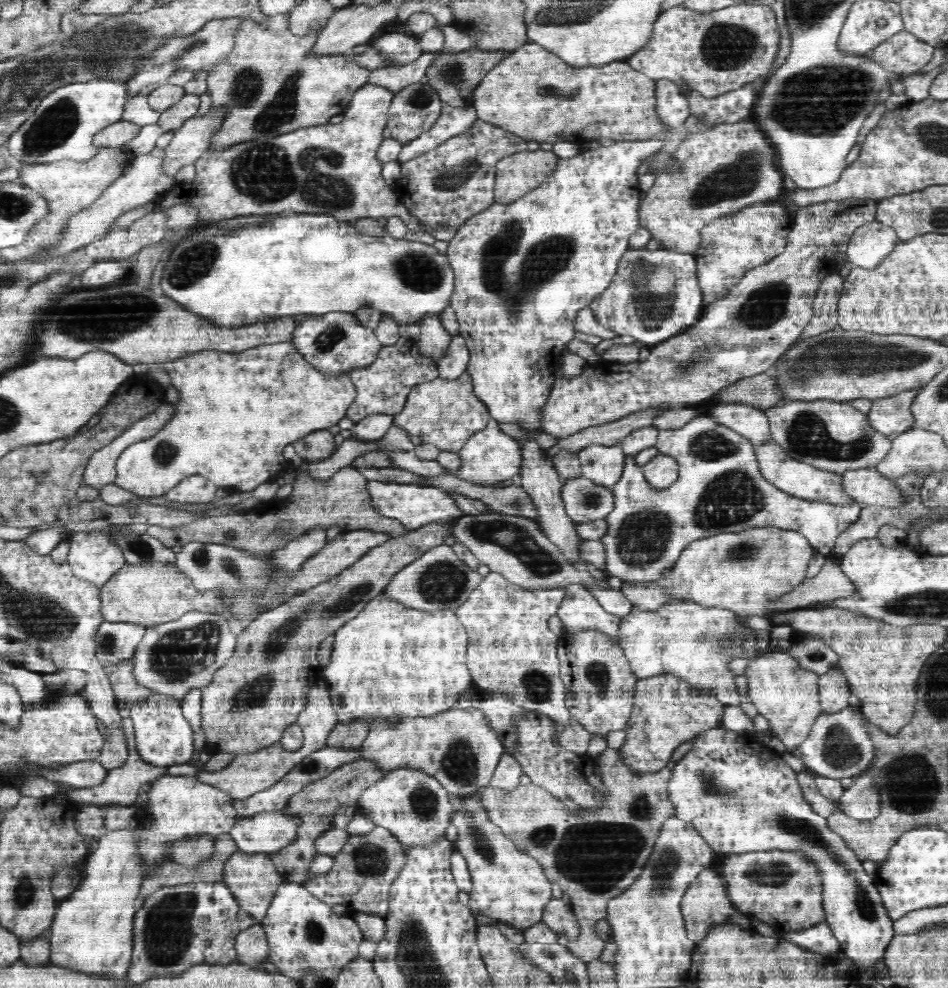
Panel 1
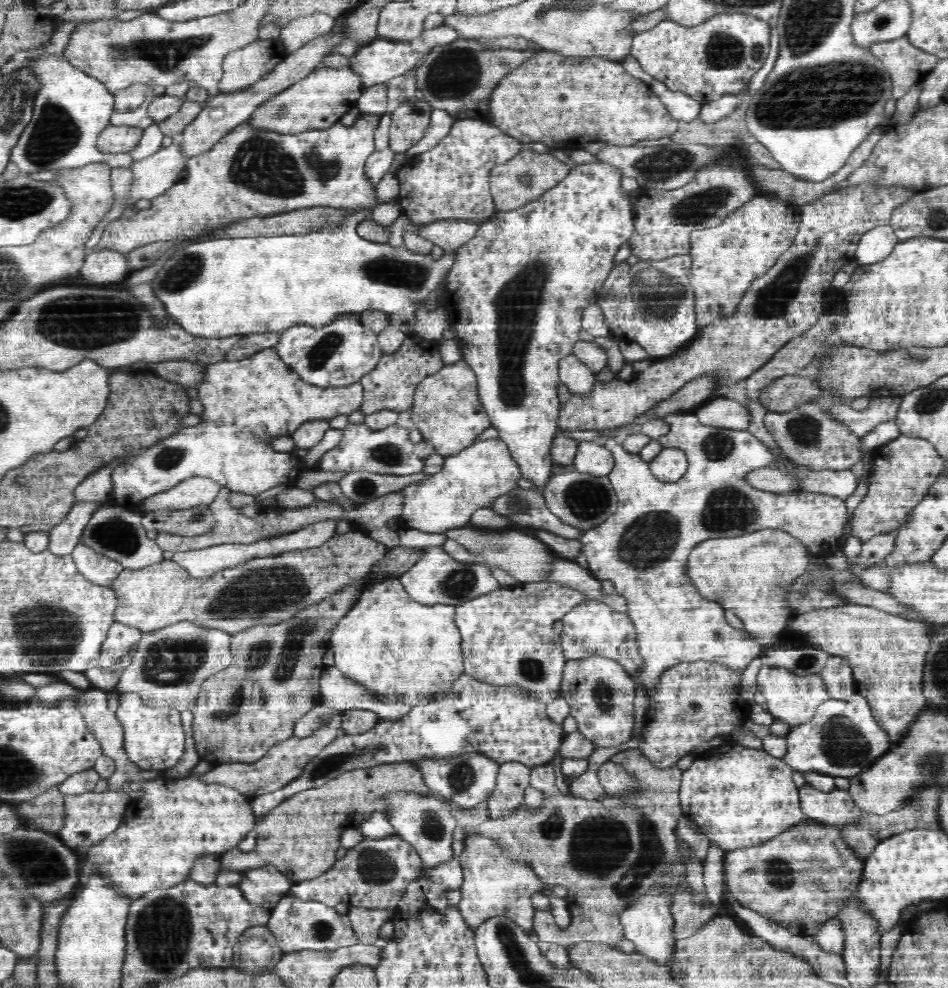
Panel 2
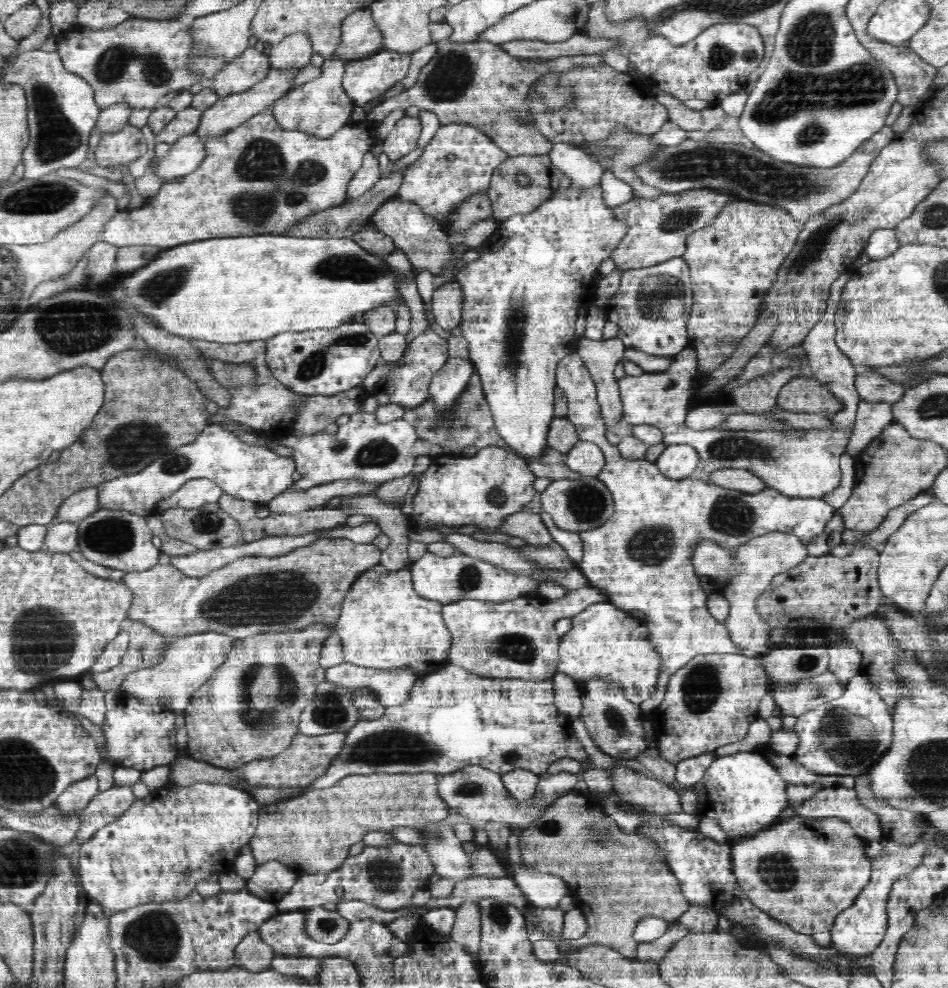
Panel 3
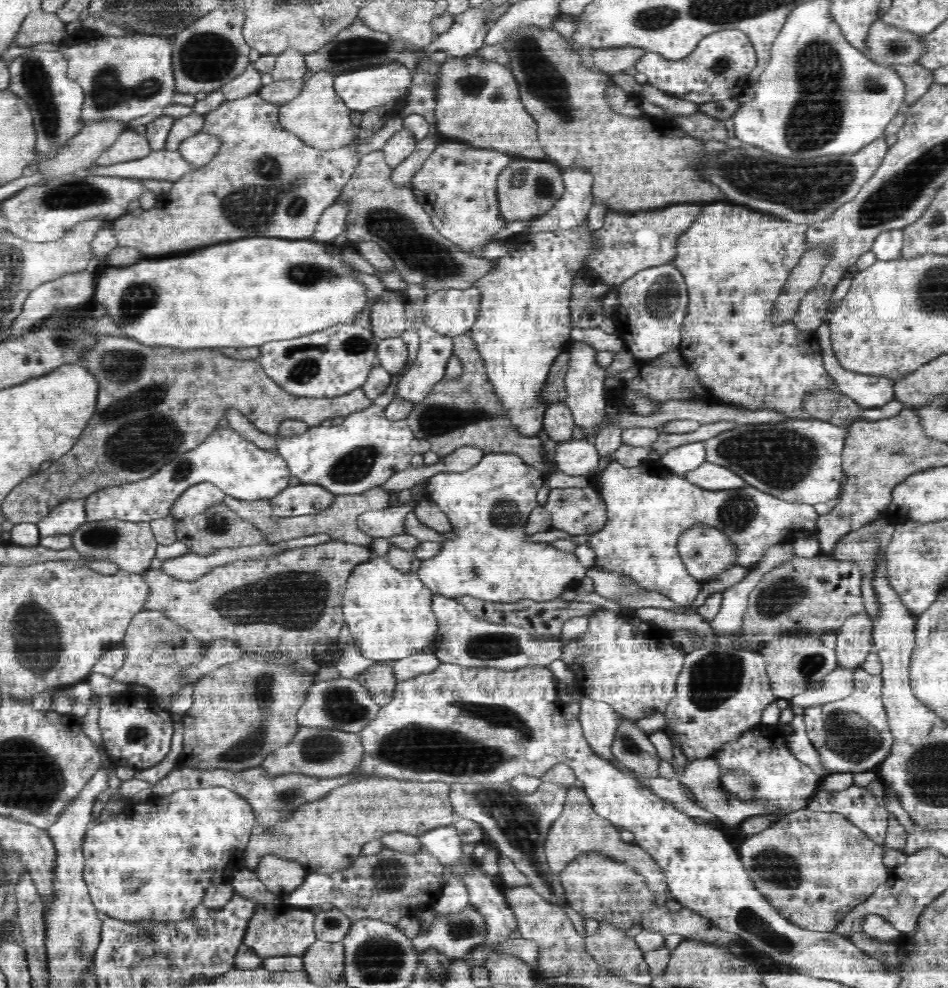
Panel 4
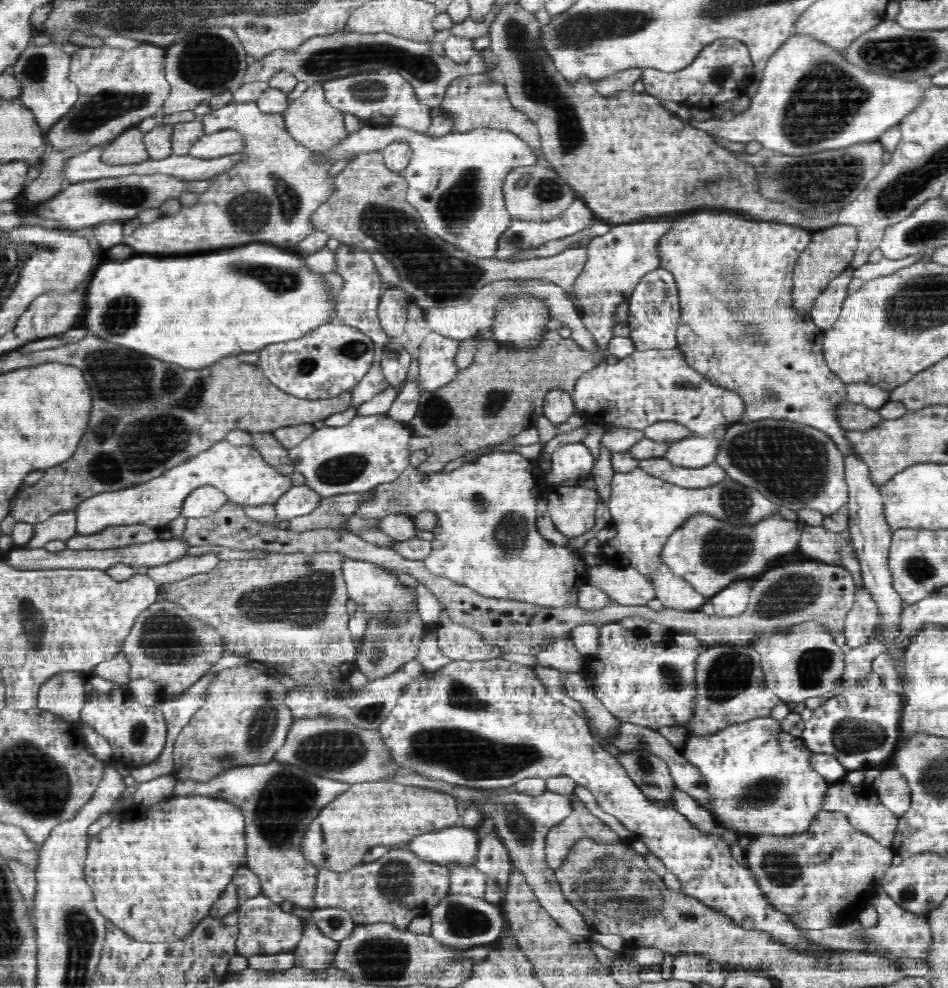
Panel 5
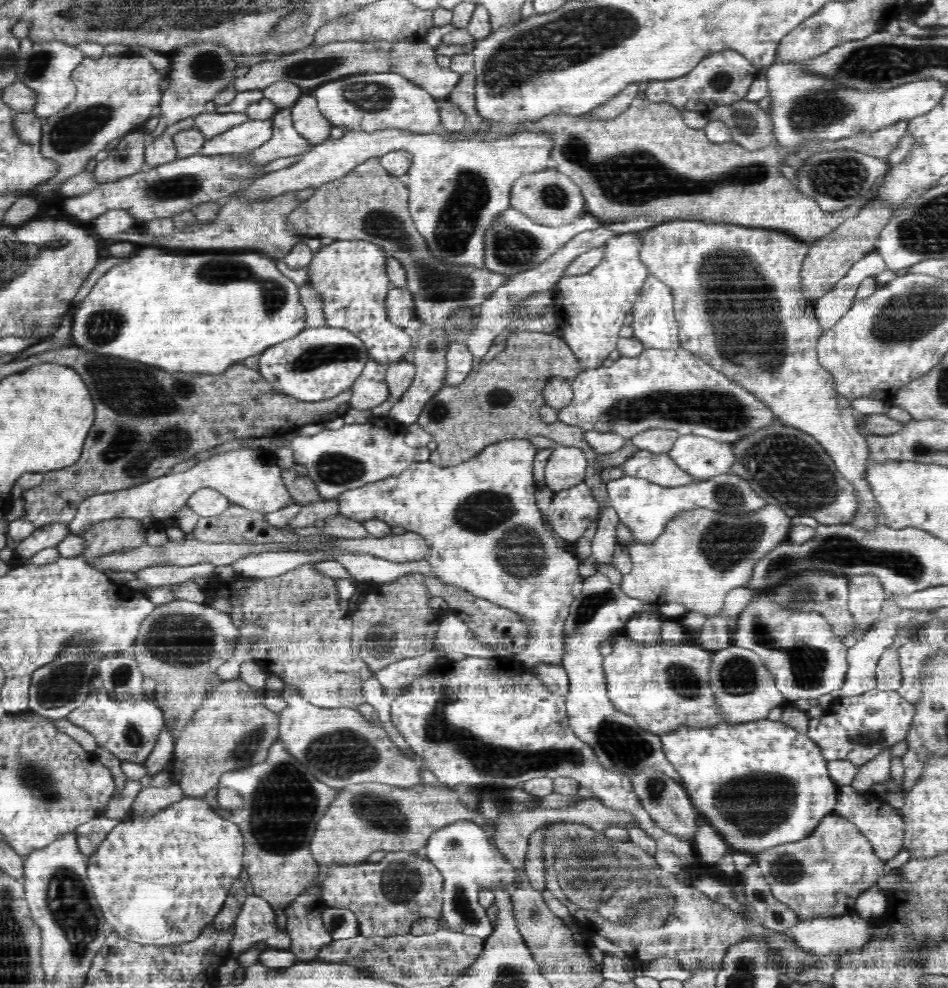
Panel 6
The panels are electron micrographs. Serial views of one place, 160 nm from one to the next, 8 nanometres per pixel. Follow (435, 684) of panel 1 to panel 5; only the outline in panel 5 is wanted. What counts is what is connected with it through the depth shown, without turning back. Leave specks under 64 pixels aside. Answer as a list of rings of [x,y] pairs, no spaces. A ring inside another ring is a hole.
[[[345,558],[341,569],[348,589],[348,596],[366,615],[367,623],[378,622],[386,623],[386,627],[400,627],[412,615],[414,607],[418,611],[414,587],[403,584],[396,573],[389,572],[389,569],[383,565]]]

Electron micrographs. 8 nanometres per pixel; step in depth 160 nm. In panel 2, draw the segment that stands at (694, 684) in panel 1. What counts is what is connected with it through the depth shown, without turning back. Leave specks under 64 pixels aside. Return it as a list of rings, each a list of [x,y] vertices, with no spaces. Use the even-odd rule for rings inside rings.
[[[670,412],[661,420],[668,424],[670,430],[656,439],[663,448],[676,448],[687,455],[689,466],[684,476],[674,482],[662,482],[652,474],[649,463],[644,462],[640,455],[628,453],[612,437],[598,439],[597,443],[610,450],[616,461],[607,477],[614,487],[618,505],[615,513],[602,525],[584,531],[578,538],[592,576],[600,581],[612,582],[615,592],[628,601],[627,613],[636,627],[638,653],[645,663],[635,680],[644,684],[647,693],[654,688],[662,673],[678,664],[714,662],[744,672],[752,659],[764,652],[749,632],[727,623],[724,607],[698,594],[698,588],[686,575],[686,562],[694,546],[710,538],[738,537],[772,528],[798,538],[813,555],[828,556],[840,548],[844,526],[848,523],[844,502],[857,487],[856,477],[850,471],[814,470],[794,463],[802,492],[773,493],[754,488],[745,480],[749,472],[777,464],[777,456],[764,440],[754,437],[747,430],[702,425],[692,412]]]

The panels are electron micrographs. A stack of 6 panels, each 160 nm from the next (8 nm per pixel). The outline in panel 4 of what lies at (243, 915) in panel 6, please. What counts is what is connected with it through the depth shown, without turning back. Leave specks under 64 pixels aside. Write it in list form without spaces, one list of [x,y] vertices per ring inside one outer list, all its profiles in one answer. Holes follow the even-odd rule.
[[[282,901],[277,903],[258,903],[256,911],[249,920],[243,944],[249,946],[260,958],[269,956],[302,956],[317,939],[313,928],[314,915],[308,909],[290,907]]]

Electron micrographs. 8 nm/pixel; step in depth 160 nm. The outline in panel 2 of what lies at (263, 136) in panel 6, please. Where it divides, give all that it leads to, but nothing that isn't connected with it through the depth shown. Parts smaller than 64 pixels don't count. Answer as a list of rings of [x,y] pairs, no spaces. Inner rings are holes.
[[[177,140],[144,160],[134,161],[131,165],[134,184],[128,196],[128,206],[134,207],[137,200],[151,201],[166,193],[182,179],[188,159]]]

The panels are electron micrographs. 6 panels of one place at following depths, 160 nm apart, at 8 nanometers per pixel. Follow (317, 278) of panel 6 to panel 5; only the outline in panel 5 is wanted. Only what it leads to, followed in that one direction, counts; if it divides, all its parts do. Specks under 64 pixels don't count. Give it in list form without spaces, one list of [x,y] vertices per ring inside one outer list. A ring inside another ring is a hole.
[[[341,244],[335,251],[335,272],[338,276],[342,276],[344,280],[343,288],[338,291],[335,316],[338,318],[337,322],[348,324],[363,332],[367,338],[372,340],[374,346],[386,348],[392,339],[386,335],[386,332],[380,326],[378,304],[387,285],[383,282],[378,269],[374,266],[370,254],[371,251],[344,244]]]

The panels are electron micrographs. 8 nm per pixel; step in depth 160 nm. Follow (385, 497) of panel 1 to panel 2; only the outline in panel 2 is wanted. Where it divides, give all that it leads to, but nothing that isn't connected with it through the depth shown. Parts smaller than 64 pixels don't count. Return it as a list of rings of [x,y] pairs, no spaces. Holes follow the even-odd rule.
[[[498,438],[486,439],[464,448],[458,455],[445,458],[440,472],[428,475],[424,480],[409,484],[402,489],[403,508],[400,520],[410,529],[424,533],[445,533],[452,528],[468,525],[472,514],[478,508],[490,508],[496,498],[519,488],[518,480],[522,478],[518,464],[513,460],[505,442]]]

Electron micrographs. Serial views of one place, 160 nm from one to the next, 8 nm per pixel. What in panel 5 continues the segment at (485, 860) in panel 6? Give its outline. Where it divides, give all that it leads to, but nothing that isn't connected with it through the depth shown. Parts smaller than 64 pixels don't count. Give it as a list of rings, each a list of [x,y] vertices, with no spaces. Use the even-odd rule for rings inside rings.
[[[454,825],[441,831],[414,836],[407,850],[428,863],[442,865],[449,869],[455,865],[476,866],[479,837],[477,829]],[[460,894],[447,895],[430,911],[429,916],[433,923],[430,936],[436,938],[436,941],[440,941],[442,946],[464,950],[496,943],[504,936],[502,926],[500,926],[500,913],[502,912],[498,912],[498,910],[484,910],[482,906],[484,906],[484,902],[477,897]]]

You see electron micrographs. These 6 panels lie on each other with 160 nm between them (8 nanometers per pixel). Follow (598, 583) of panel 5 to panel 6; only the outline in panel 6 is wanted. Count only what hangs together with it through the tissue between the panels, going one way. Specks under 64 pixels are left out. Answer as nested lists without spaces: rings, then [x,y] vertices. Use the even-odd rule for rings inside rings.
[[[770,504],[746,515],[727,515],[698,507],[681,512],[676,519],[670,520],[663,534],[650,544],[634,543],[630,528],[620,524],[616,530],[617,542],[627,549],[633,564],[630,572],[622,576],[620,588],[632,598],[645,600],[659,607],[666,602],[681,602],[688,613],[705,614],[708,620],[699,631],[698,644],[711,652],[728,648],[731,644],[735,644],[737,618],[755,593],[745,584],[751,579],[757,562],[766,553],[774,550],[778,544],[788,541],[788,534],[793,527],[791,517],[790,514]]]

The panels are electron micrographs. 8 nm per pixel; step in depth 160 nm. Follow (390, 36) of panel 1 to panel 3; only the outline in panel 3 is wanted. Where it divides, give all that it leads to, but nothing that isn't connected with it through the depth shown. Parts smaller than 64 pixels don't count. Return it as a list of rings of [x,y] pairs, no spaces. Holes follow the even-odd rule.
[[[383,48],[370,57],[347,62],[342,86],[356,108],[384,94],[389,84],[406,78],[411,54],[400,55]]]

